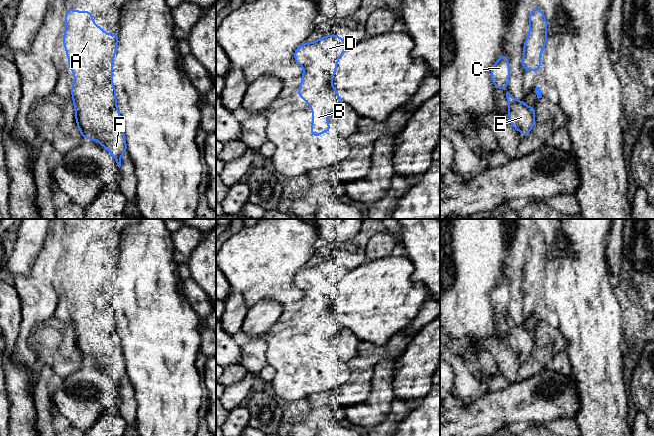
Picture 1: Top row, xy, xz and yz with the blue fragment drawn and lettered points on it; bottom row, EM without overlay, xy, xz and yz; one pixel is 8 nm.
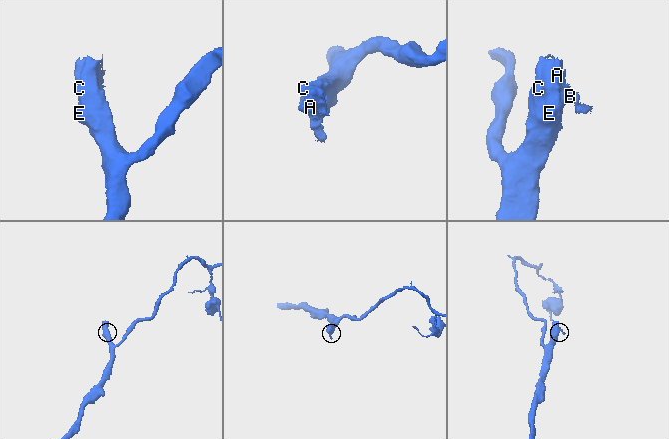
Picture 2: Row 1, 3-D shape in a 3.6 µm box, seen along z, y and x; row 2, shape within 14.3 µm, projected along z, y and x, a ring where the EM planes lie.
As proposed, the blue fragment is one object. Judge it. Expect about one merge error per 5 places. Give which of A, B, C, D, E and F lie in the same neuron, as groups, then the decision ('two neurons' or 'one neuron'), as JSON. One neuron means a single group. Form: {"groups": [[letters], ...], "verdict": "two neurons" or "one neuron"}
{"groups": [["A", "B", "C", "D", "E", "F"]], "verdict": "one neuron"}

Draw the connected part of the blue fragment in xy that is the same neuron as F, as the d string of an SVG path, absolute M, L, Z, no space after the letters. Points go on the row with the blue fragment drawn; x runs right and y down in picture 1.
M68 8L65 14L66 29L62 38L66 55L69 60L68 68L73 71L75 83L71 86L71 94L75 107L75 118L81 135L89 140L97 140L115 158L117 166L121 167L121 156L127 151L125 135L121 123L121 115L117 110L116 89L112 81L113 59L118 44L118 34L105 33L101 26L94 24L91 11L75 11Z

